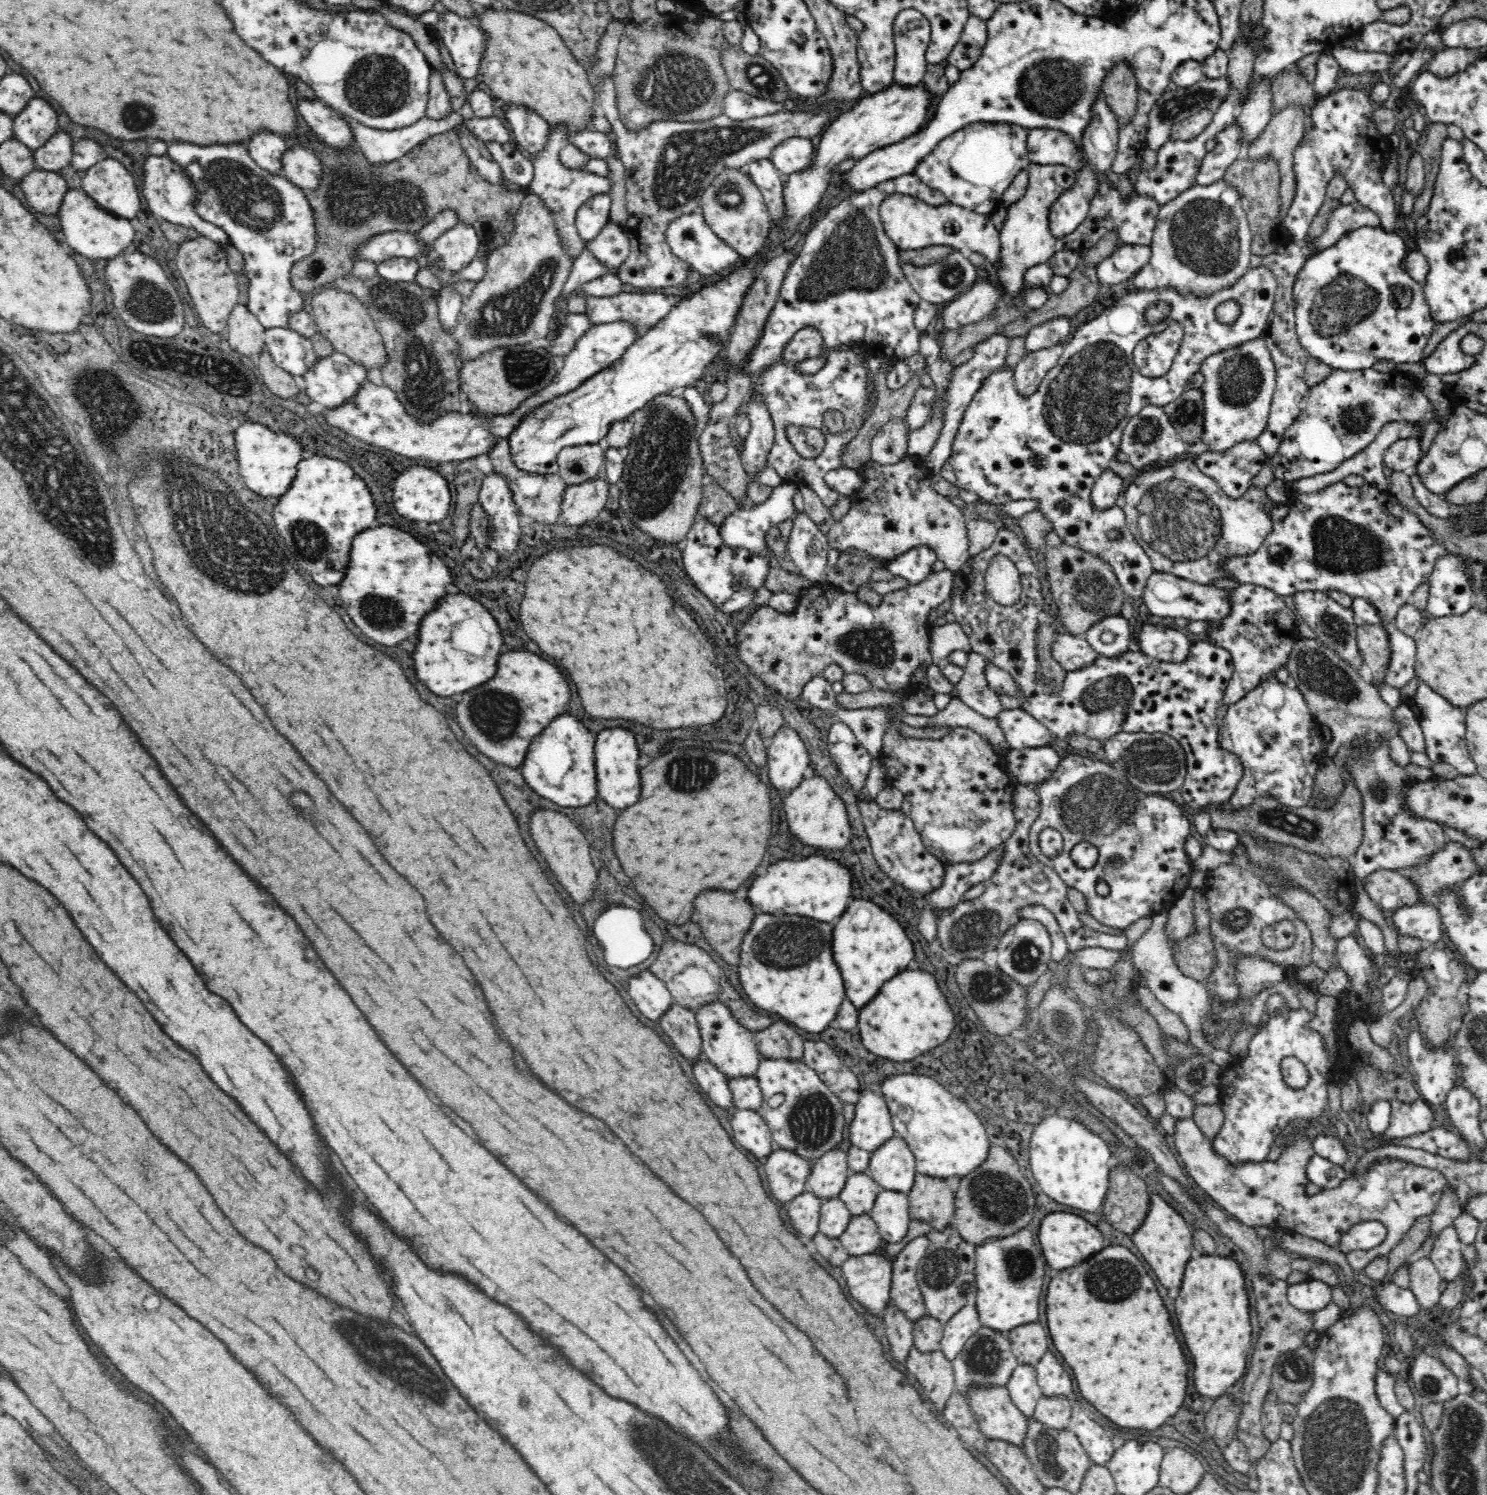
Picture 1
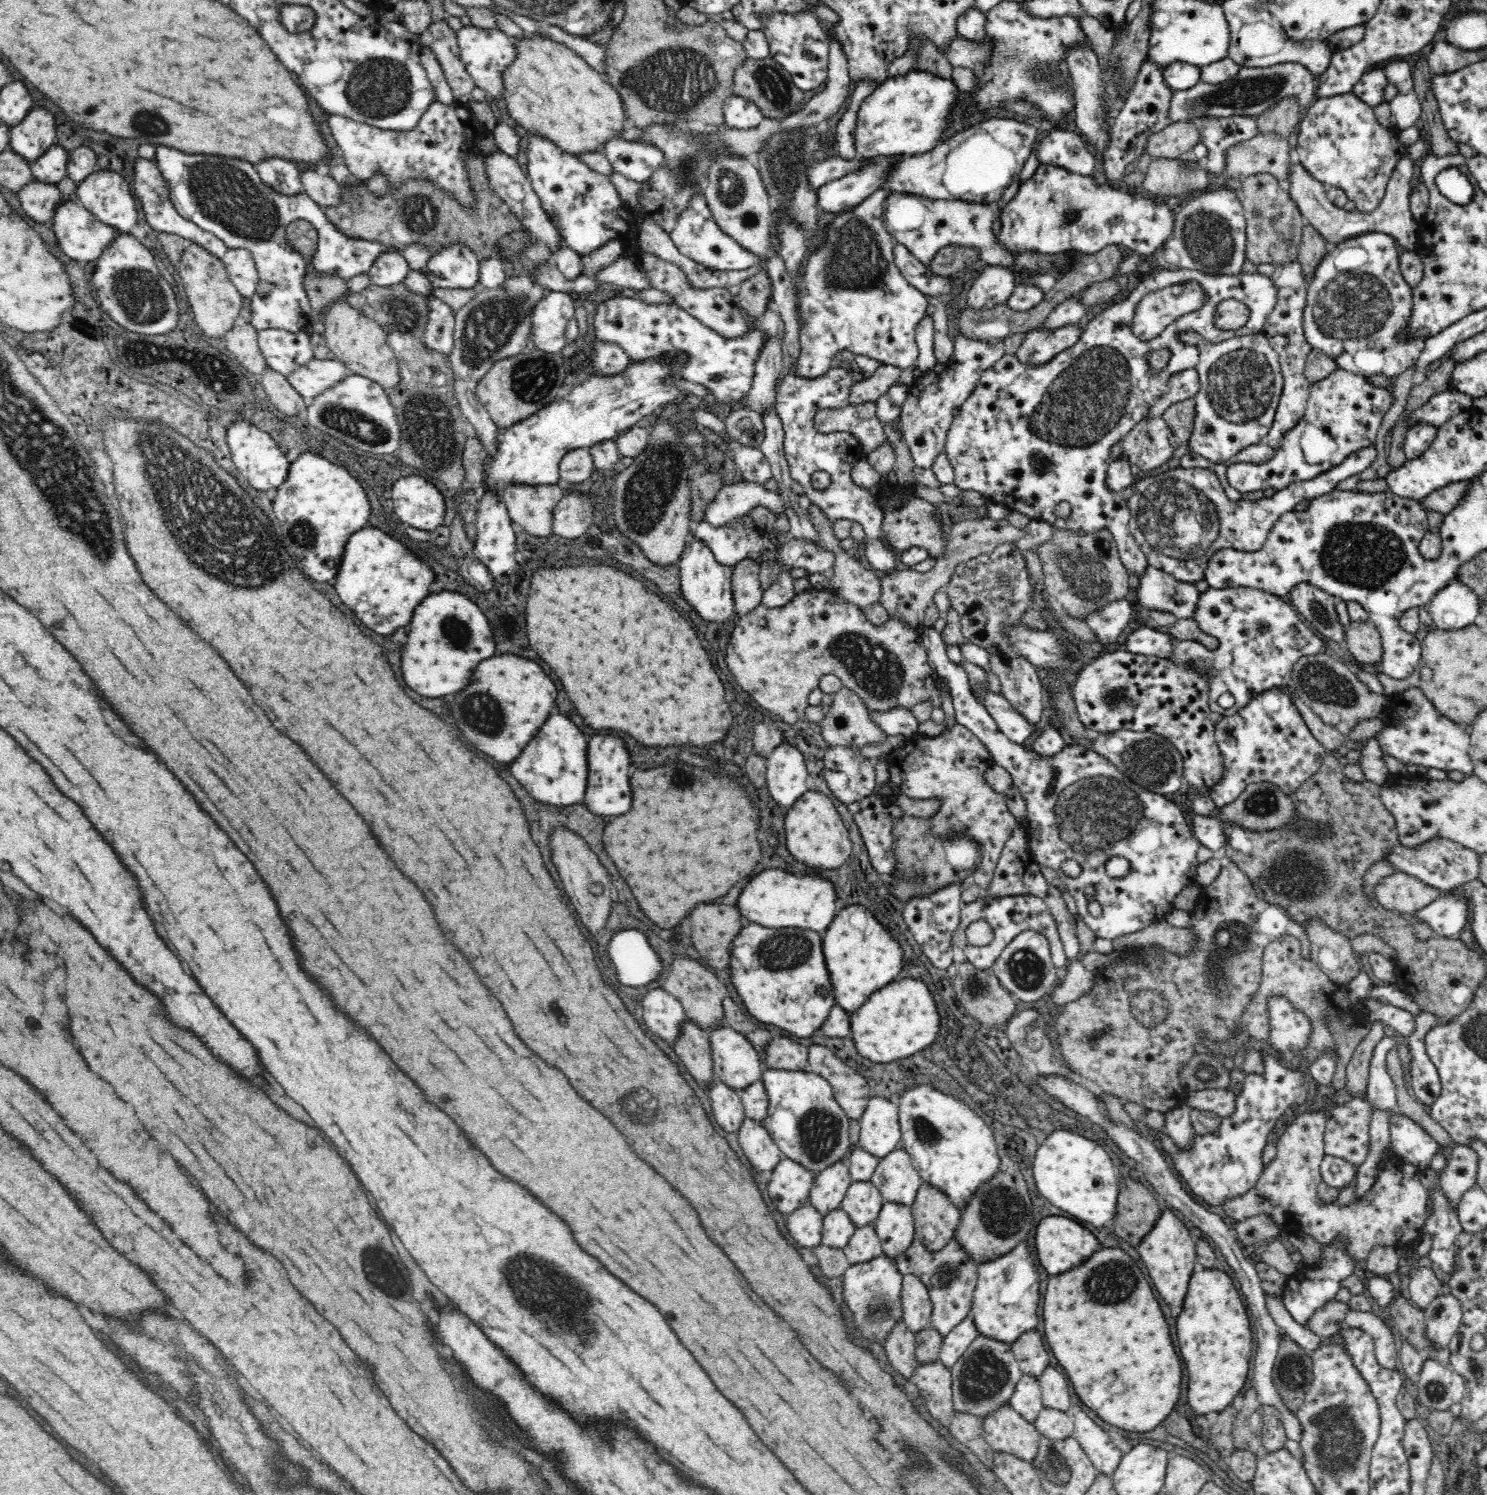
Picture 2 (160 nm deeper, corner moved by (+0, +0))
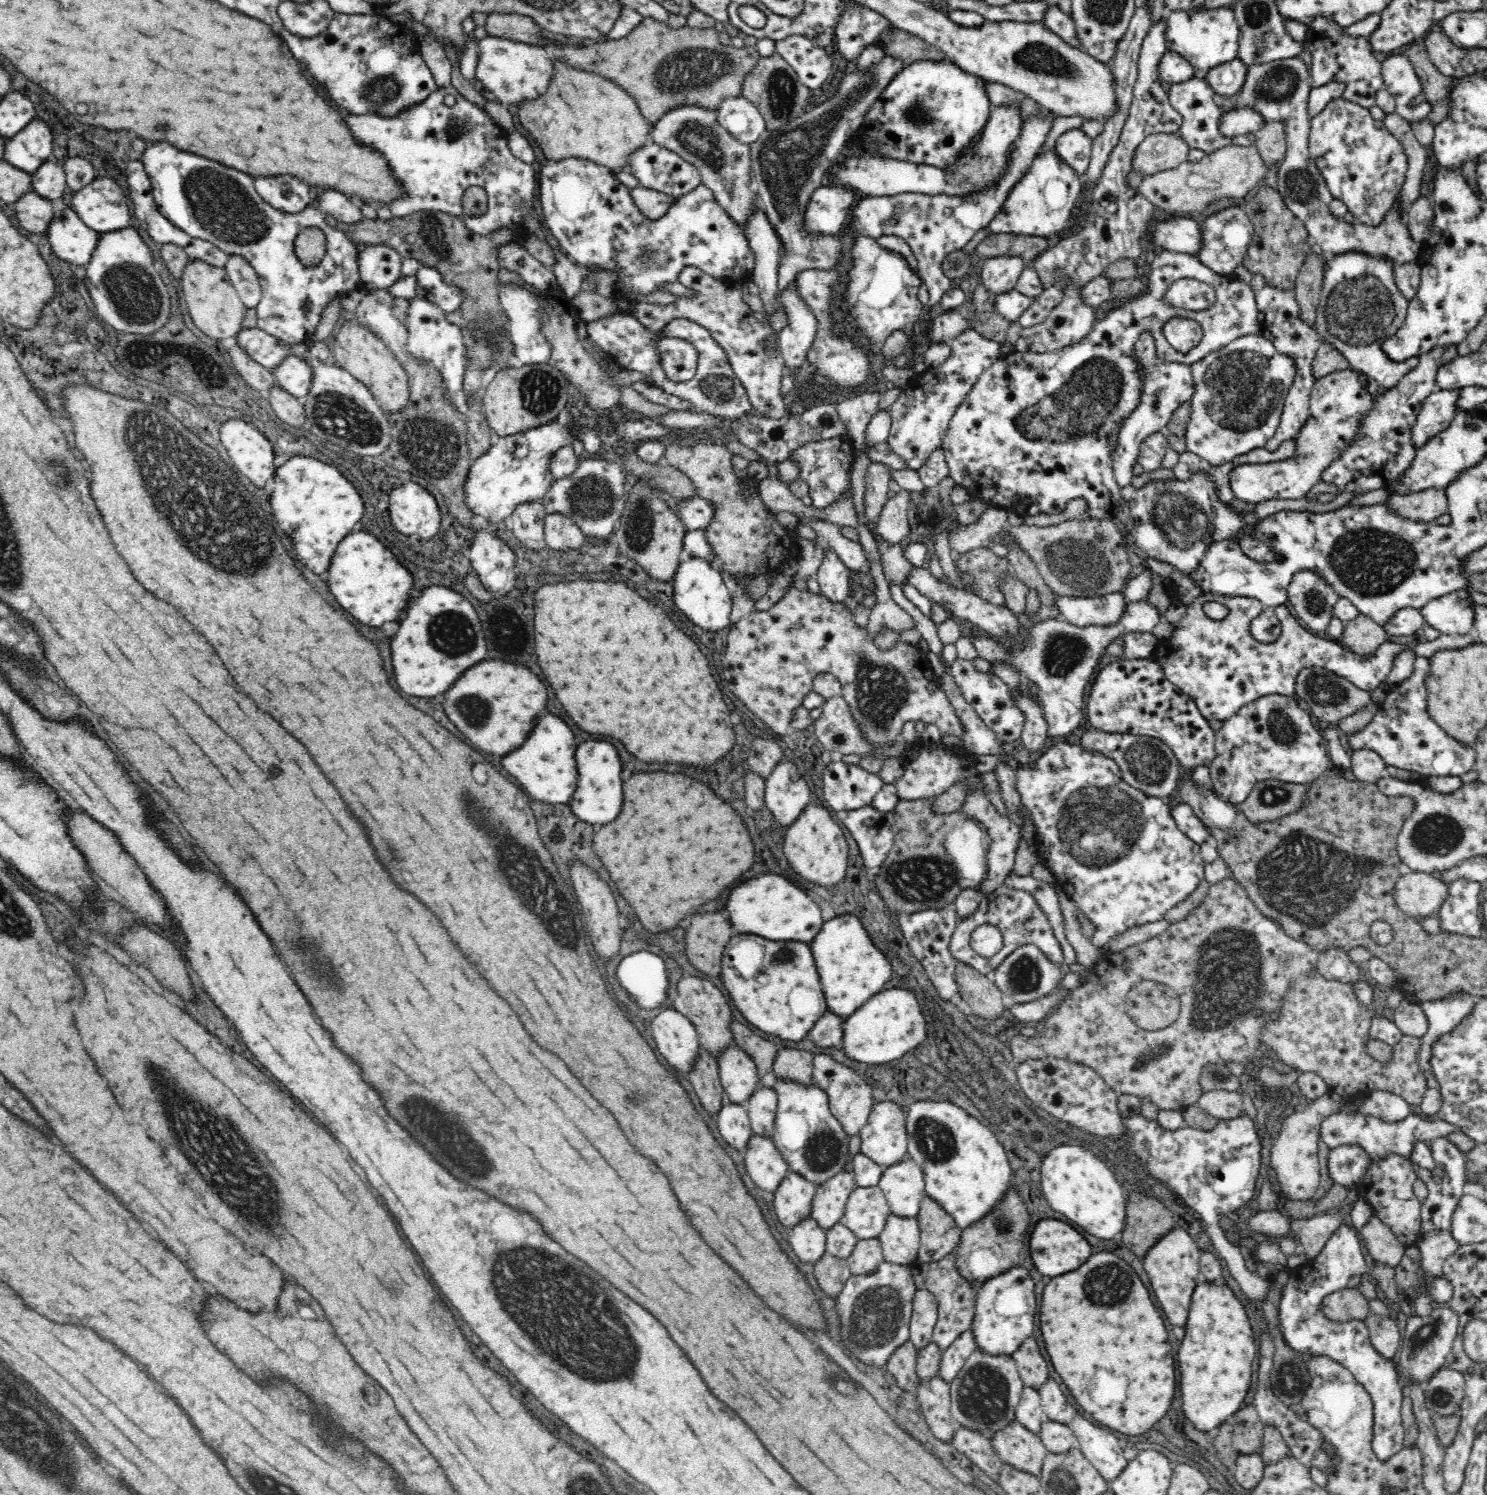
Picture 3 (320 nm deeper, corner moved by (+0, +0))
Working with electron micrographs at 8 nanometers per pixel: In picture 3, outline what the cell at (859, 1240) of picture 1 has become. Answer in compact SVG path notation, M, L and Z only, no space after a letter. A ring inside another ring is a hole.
M879 1239L859 1240L845 1261L852 1276L874 1274L883 1261L883 1250Z

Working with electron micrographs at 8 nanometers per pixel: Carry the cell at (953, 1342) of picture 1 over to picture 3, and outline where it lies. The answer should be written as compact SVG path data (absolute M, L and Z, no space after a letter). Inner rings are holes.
M972 1331L963 1332L943 1352L937 1376L950 1384L956 1378L956 1375L963 1370L964 1363L968 1360L968 1357L976 1350L976 1343L974 1342Z

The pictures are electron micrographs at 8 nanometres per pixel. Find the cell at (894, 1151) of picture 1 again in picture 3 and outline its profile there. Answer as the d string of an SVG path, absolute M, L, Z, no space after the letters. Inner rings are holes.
M906 1158L889 1166L878 1187L885 1194L891 1214L916 1219L925 1194L925 1180L920 1166Z

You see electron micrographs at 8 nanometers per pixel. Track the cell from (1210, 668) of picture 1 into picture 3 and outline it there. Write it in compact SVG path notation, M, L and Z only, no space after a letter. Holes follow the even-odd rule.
M1151 658L1121 659L1100 670L1092 684L1086 712L1087 720L1096 729L1111 733L1132 733L1134 736L1159 738L1186 768L1210 764L1216 756L1215 732L1198 711L1192 697L1167 682L1162 669Z

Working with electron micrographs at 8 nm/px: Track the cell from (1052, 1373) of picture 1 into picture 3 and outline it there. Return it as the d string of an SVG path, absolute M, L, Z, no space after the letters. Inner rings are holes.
M1050 1378L1038 1391L1045 1414L1050 1421L1069 1425L1072 1419L1078 1415L1076 1408L1068 1406L1068 1398L1056 1380Z

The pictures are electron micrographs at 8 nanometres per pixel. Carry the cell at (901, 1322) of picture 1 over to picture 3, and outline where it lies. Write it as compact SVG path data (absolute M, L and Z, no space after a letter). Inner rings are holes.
M909 1340L906 1341L903 1345L900 1345L893 1353L892 1356L887 1360L886 1372L890 1373L895 1379L896 1384L904 1392L914 1392L919 1384L916 1363L917 1363L917 1354L918 1350L912 1345L912 1342Z

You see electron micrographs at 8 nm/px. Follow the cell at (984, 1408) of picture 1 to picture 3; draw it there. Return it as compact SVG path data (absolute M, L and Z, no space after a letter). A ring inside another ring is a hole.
M1015 1420L990 1441L1004 1465L1039 1478L1044 1457L1049 1453L1039 1435Z

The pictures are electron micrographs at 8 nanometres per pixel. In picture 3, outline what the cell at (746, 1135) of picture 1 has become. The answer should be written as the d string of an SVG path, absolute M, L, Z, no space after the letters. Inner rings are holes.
M752 1135L745 1155L748 1176L758 1188L774 1194L790 1170L773 1139Z

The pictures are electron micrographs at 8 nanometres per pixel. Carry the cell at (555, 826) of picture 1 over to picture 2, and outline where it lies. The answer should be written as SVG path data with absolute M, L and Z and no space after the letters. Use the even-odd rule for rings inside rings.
M560 828L554 830L550 836L550 844L552 844L552 852L554 852L552 860L560 872L564 890L570 896L570 902L574 904L574 908L578 912L578 918L592 934L602 932L606 928L606 920L608 920L610 908L612 908L610 878L608 878L606 868L602 866L598 856L588 848L588 844L570 830L560 830Z

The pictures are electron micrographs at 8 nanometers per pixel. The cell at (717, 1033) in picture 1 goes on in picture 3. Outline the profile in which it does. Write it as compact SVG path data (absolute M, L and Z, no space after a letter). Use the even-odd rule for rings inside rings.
M732 1044L732 1047L721 1052L717 1063L727 1100L737 1105L746 1104L760 1084L752 1057Z

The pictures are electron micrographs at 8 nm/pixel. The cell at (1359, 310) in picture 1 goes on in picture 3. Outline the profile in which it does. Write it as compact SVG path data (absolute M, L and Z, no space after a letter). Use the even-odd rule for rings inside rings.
M1352 251L1332 256L1324 267L1320 306L1316 312L1316 332L1320 338L1340 351L1353 371L1367 375L1385 389L1396 387L1408 372L1412 372L1419 366L1421 357L1411 357L1398 362L1384 353L1384 340L1392 338L1402 330L1409 308L1409 300L1402 296L1394 282L1393 270L1392 263L1382 257L1370 257L1364 253Z

